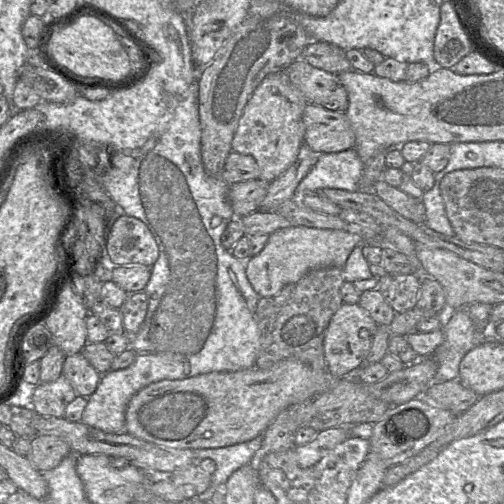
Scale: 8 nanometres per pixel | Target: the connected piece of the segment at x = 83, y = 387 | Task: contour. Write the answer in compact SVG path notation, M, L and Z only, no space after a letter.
M81 353L66 356L62 375L72 385L77 396L85 398L89 398L95 392L101 379L101 375Z

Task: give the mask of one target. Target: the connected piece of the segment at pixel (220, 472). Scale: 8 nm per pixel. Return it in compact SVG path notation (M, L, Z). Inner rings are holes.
M263 435L248 442L216 449L193 450L194 459L199 462L211 459L216 463L211 486L201 496L208 501L216 489L222 489L230 476L241 467L250 464L256 452L261 448Z

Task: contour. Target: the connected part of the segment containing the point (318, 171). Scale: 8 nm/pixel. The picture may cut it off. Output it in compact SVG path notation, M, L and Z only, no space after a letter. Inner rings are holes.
M355 149L319 154L317 163L302 179L296 197L319 194L323 189L341 189L356 192L361 189L364 163Z

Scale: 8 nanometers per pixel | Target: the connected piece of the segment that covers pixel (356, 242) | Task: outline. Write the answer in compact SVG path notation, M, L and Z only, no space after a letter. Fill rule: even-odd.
M291 226L270 234L262 251L245 261L246 277L259 297L273 297L285 286L299 281L312 269L321 267L343 269L352 250L363 244L369 243L363 243L363 238L356 233Z

